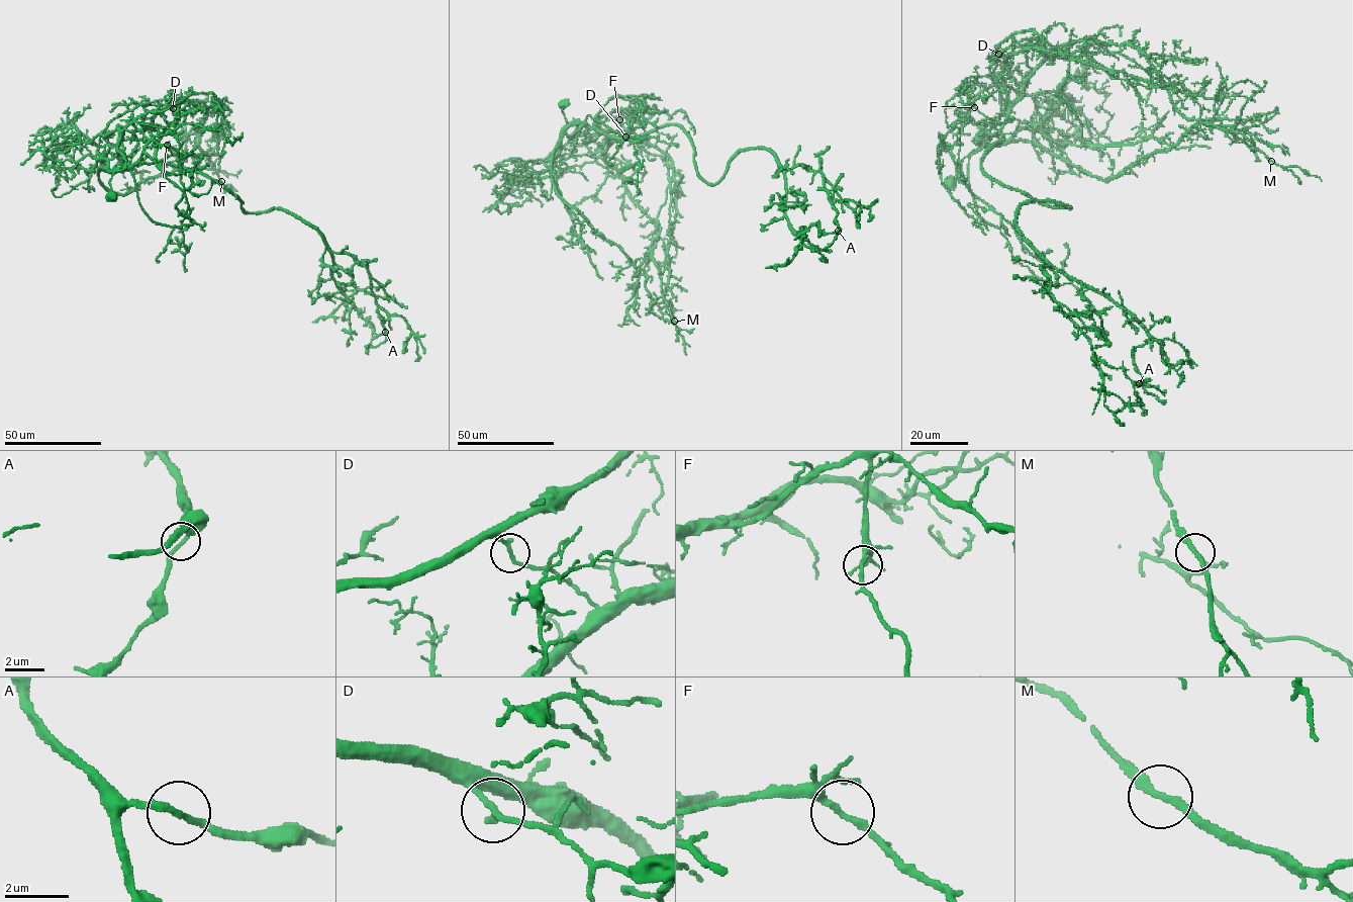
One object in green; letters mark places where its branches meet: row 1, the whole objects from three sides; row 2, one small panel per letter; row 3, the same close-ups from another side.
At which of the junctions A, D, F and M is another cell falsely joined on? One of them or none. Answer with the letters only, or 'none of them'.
D

